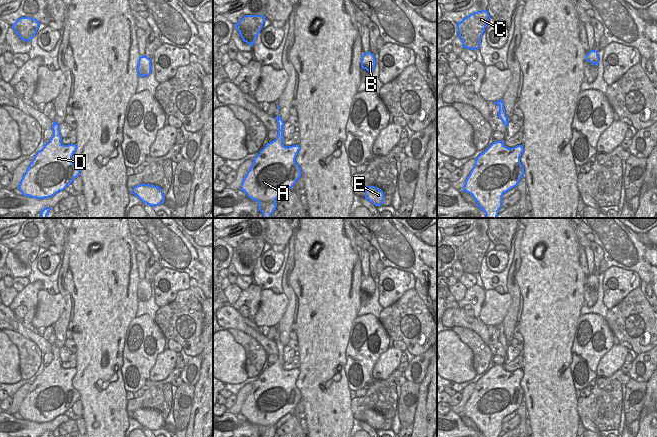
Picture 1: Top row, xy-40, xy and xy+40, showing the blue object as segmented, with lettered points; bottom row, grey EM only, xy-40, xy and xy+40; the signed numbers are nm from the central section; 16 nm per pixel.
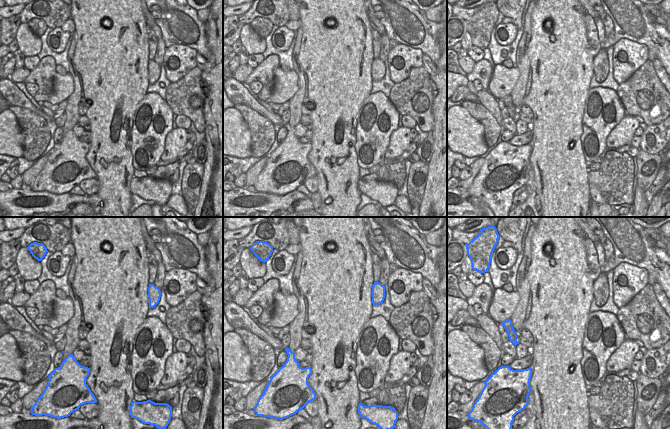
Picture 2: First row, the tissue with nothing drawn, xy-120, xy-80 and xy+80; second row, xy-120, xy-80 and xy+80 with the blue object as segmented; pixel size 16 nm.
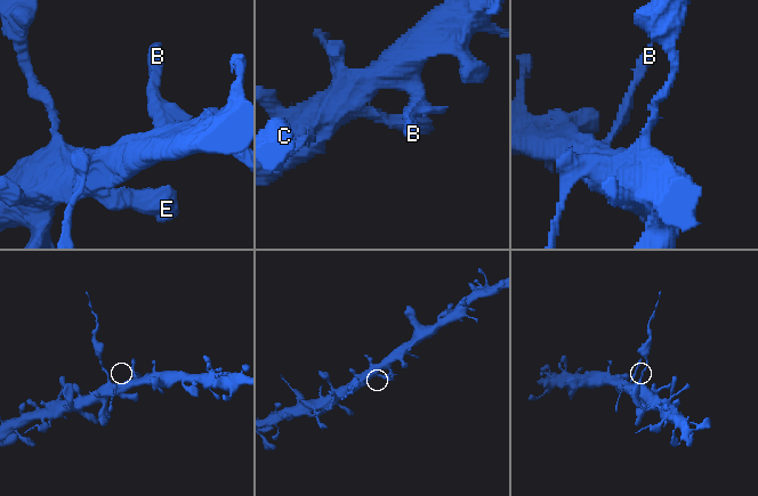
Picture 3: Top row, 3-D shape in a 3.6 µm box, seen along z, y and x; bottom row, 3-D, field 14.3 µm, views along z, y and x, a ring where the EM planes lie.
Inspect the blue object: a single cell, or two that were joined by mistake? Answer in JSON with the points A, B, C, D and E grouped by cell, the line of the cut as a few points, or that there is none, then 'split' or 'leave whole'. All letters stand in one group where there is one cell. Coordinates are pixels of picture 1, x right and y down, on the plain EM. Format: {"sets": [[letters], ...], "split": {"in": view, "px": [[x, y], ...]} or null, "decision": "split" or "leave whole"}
{"sets": [["A", "B", "D", "E"], ["C"]], "split": {"in": "xy+40", "px": [[501, 342], [508, 345]]}, "decision": "split"}

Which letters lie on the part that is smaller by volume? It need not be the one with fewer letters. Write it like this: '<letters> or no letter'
C

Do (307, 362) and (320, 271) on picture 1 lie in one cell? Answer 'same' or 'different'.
same

